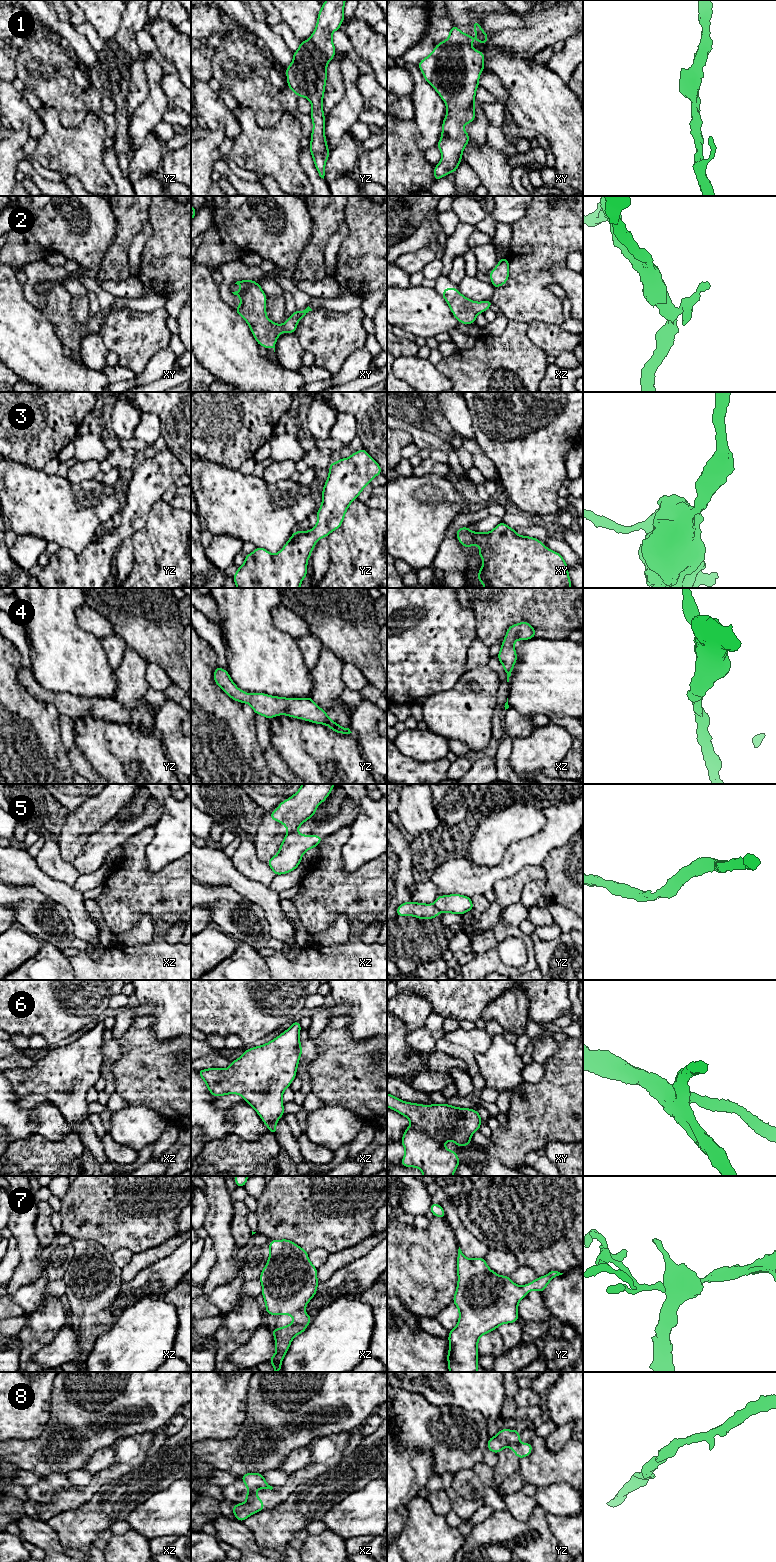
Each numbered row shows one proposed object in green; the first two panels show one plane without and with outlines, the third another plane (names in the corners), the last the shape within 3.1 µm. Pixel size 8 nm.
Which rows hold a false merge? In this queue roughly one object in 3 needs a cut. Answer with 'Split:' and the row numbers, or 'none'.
Split: 5, 8

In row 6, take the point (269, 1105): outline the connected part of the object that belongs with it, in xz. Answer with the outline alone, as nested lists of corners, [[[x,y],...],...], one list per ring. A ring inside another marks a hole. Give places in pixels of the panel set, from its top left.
[[[297,1020],[272,1041],[245,1050],[240,1058],[231,1062],[229,1068],[209,1068],[197,1071],[197,1073],[205,1081],[213,1096],[241,1095],[244,1101],[259,1114],[268,1130],[275,1135],[277,1132],[275,1124],[285,1114],[282,1095],[296,1077],[299,1058],[303,1054],[299,1039],[301,1029],[299,1020]]]

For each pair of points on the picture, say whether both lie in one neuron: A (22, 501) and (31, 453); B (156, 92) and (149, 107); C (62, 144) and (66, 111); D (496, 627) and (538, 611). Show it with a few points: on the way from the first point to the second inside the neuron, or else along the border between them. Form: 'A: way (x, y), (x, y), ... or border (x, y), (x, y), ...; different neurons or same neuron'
A: border (10, 459), (41, 469); different neurons
B: way (156, 96), (156, 100), (153, 103); same neuron
C: border (50, 107), (67, 127), (77, 127), (85, 118); different neurons
D: way (506, 617), (512, 611), (528, 611); same neuron

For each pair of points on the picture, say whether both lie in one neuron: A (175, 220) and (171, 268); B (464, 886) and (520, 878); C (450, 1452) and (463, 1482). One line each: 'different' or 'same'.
A: same
B: different
C: different

